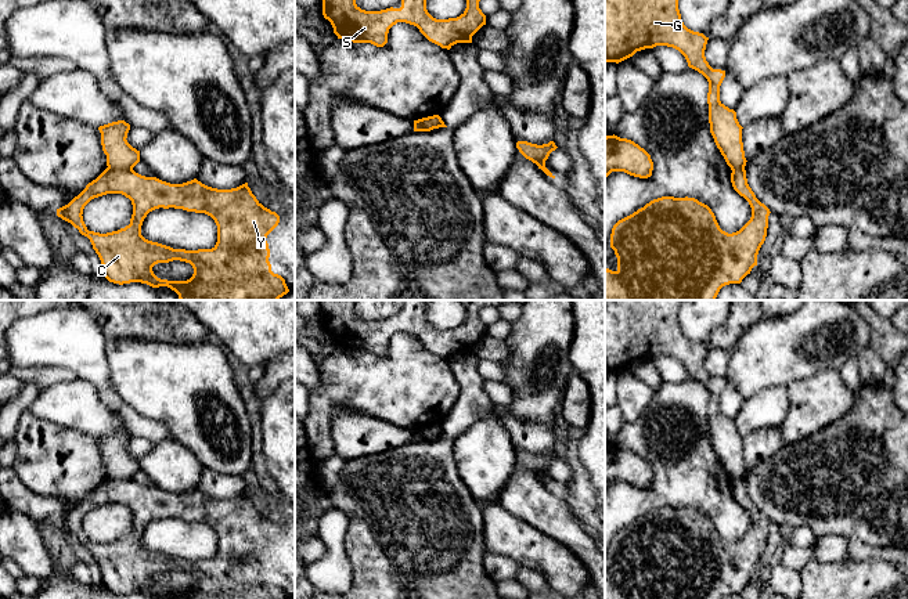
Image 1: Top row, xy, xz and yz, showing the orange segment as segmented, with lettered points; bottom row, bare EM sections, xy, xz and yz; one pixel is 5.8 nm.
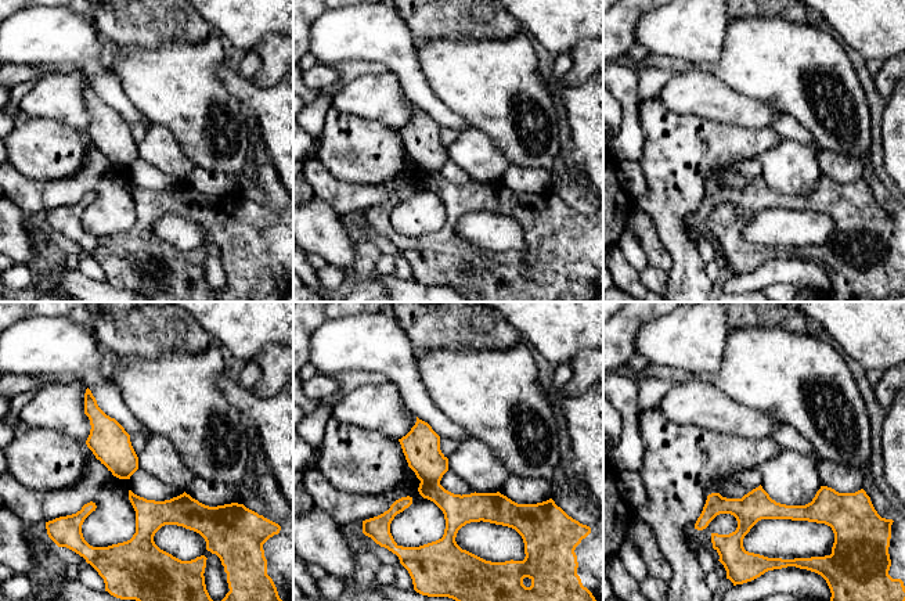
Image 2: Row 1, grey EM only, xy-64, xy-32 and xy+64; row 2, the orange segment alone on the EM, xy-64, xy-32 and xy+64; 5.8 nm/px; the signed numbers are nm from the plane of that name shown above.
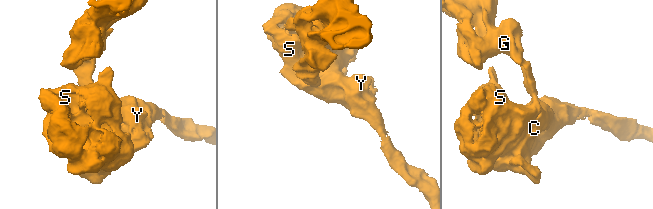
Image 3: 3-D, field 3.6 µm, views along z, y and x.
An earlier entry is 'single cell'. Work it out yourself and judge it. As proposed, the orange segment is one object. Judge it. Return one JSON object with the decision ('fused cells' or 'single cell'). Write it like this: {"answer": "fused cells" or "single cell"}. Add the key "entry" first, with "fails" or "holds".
{"entry": "fails", "answer": "fused cells"}

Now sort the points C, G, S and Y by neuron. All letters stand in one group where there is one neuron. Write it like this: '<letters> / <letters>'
C S Y / G

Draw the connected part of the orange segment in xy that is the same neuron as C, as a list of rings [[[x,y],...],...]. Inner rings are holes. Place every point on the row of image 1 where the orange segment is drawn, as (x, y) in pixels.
[[[107,167],[68,205],[57,209],[57,216],[90,239],[101,260],[104,277],[114,284],[141,282],[152,288],[167,286],[179,295],[180,300],[278,300],[289,292],[285,279],[271,271],[270,249],[266,241],[267,235],[278,225],[280,216],[256,199],[248,183],[231,190],[217,190],[197,178],[183,184],[170,184],[156,177],[141,176],[133,169]],[[107,194],[122,194],[131,201],[130,224],[107,234],[89,231],[83,221],[83,209],[91,199]],[[159,208],[174,208],[210,216],[217,225],[216,245],[212,249],[185,250],[145,239],[141,235],[143,221],[149,212]],[[173,260],[190,263],[194,268],[192,277],[187,281],[167,281],[154,274],[155,264]]]

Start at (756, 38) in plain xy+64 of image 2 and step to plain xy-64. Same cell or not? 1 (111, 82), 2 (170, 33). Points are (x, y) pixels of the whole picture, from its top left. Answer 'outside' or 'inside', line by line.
1: outside
2: outside

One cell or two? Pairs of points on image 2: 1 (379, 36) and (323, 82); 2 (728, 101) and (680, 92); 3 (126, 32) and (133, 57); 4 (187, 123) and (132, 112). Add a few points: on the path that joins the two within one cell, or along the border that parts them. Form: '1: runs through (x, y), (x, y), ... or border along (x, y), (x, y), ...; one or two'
1: border along (317, 61), (325, 64); two
2: runs through (716, 101), (703, 94), (692, 93); one
3: border along (119, 45), (162, 46); two
4: border along (123, 89), (128, 99), (151, 122); two

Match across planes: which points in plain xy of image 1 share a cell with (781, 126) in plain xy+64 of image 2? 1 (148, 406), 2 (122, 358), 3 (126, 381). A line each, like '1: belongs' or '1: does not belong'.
1: does not belong
2: does not belong
3: does not belong

